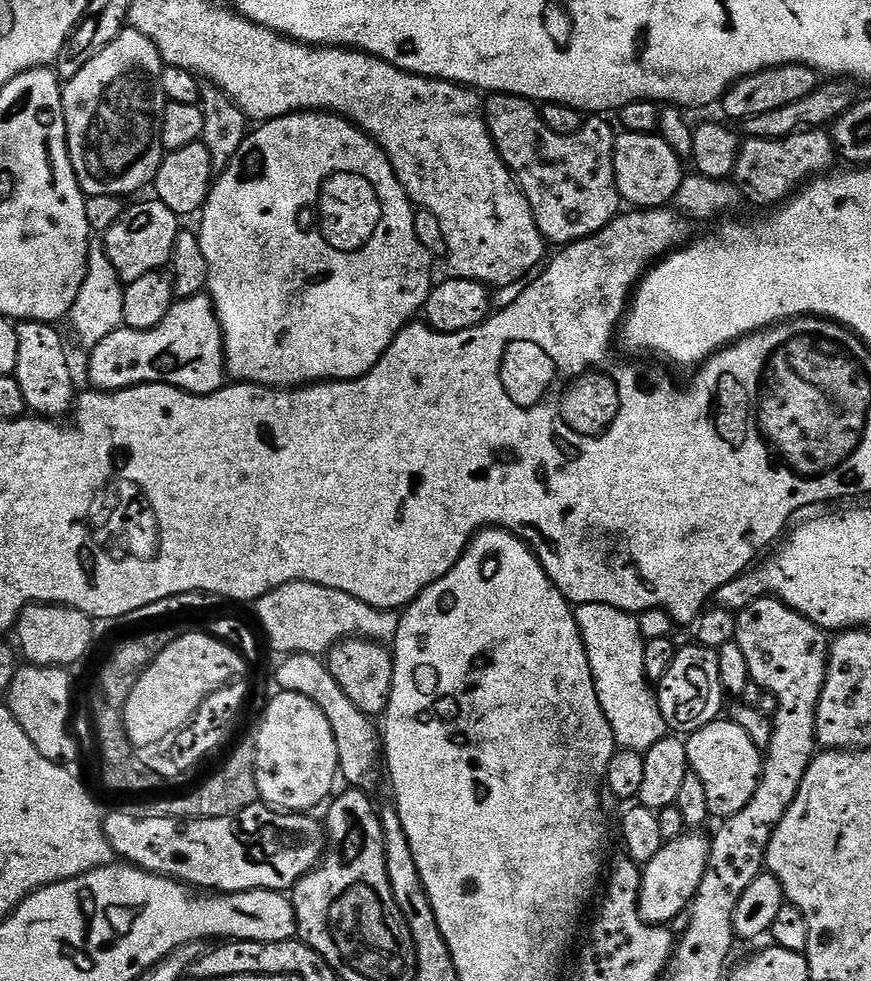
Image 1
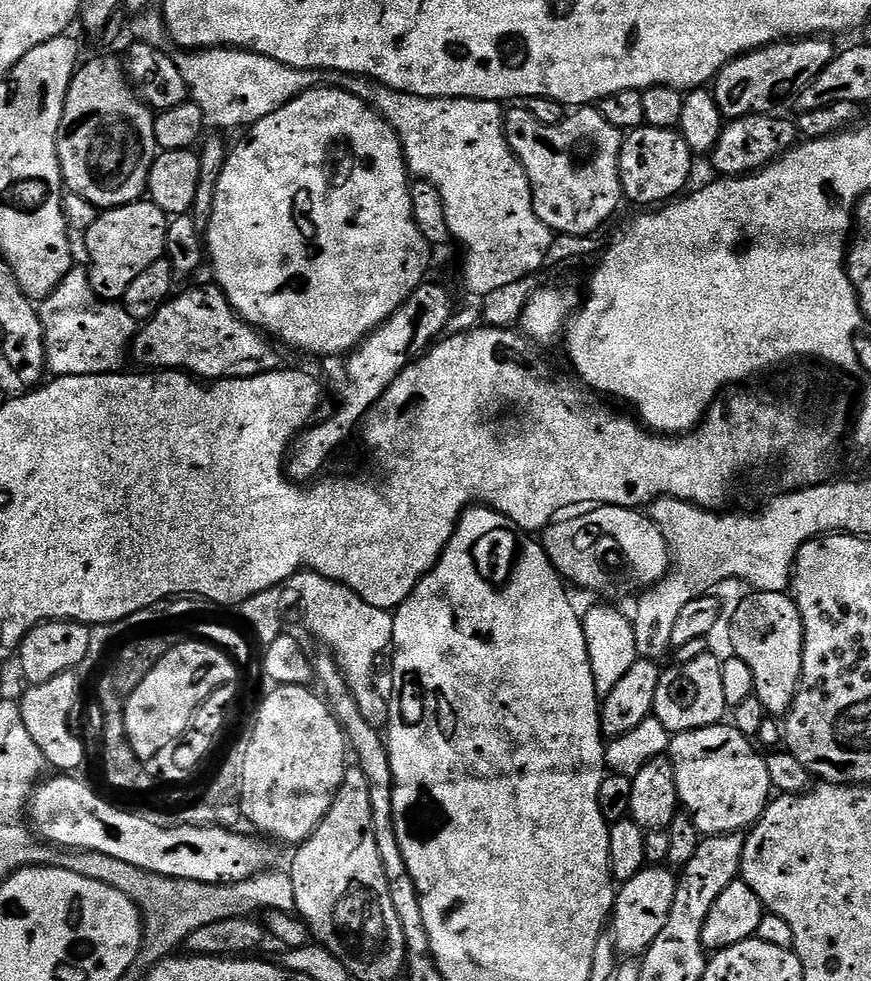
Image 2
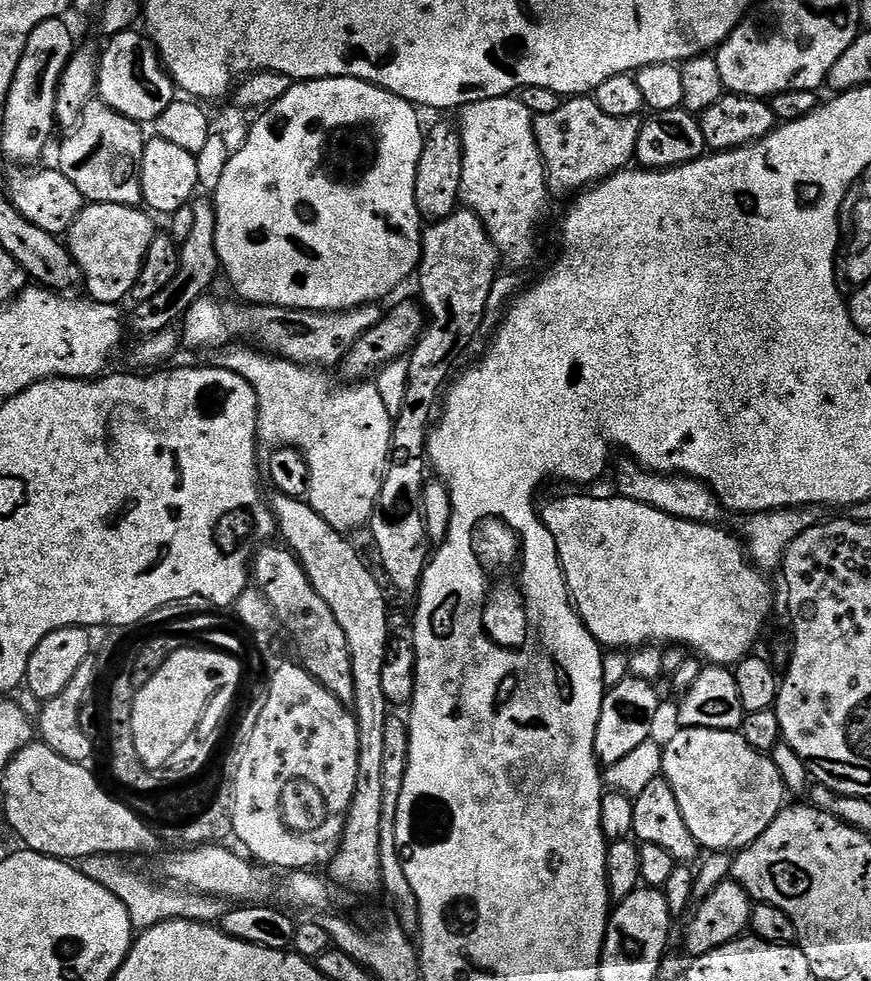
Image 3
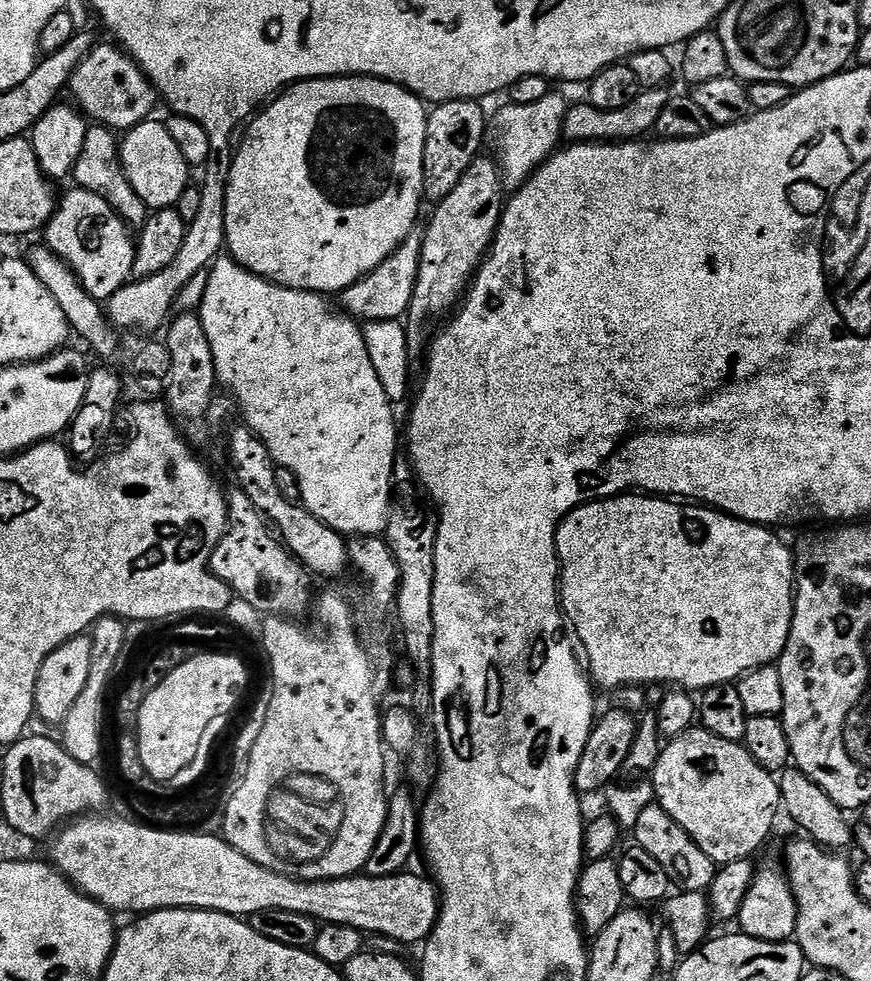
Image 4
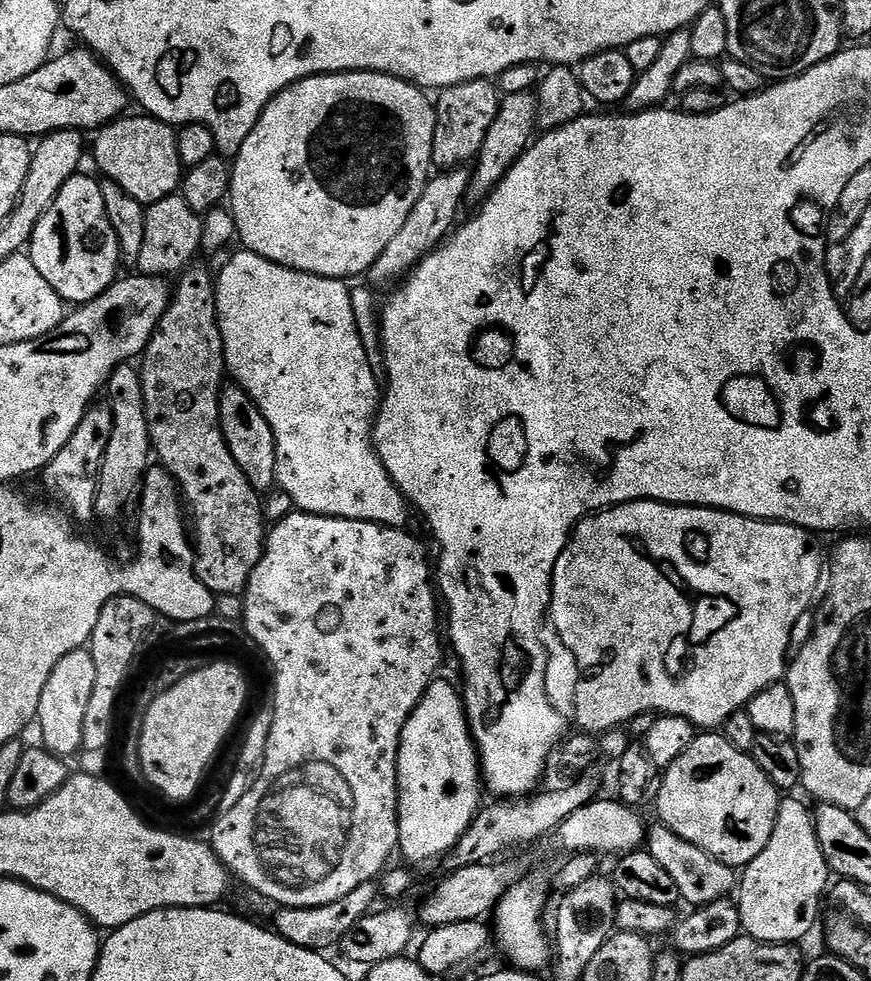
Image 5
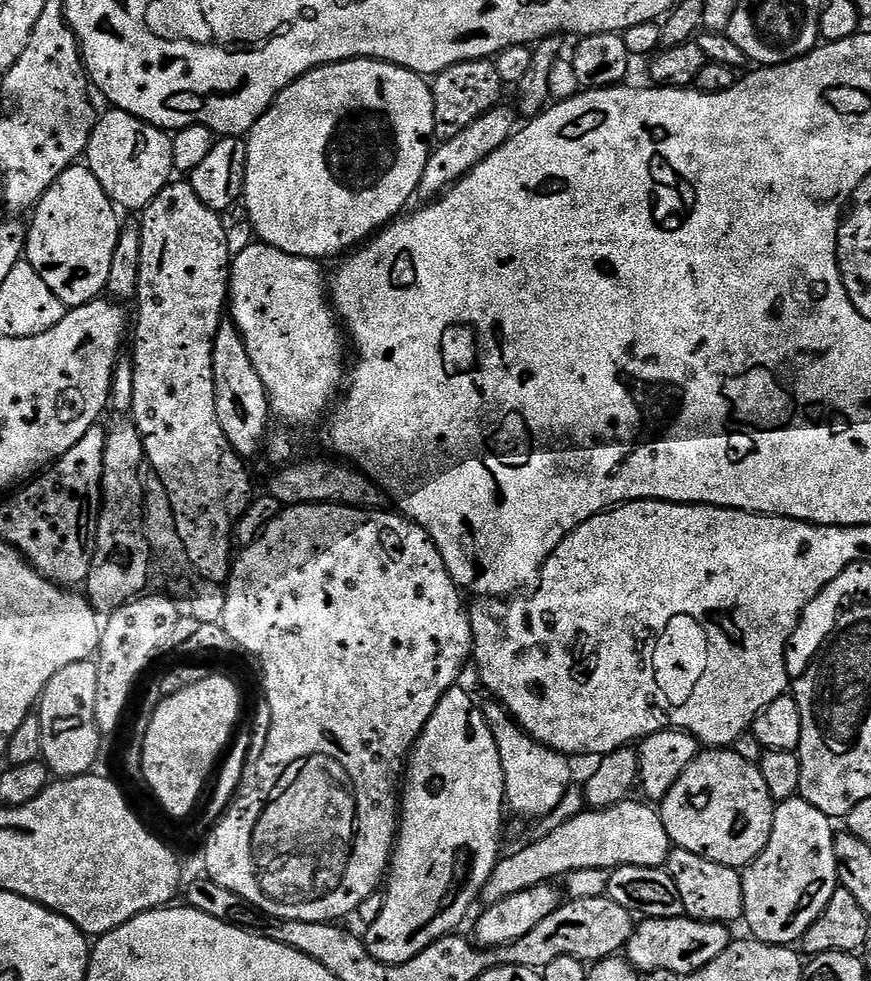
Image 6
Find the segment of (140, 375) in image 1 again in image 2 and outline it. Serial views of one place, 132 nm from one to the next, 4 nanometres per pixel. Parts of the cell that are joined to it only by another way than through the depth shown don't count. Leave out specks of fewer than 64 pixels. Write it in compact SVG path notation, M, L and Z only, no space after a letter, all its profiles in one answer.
M209 282L179 292L165 300L152 319L135 333L130 352L133 357L136 355L138 363L145 364L145 369L186 372L211 382L257 376L259 372L275 372L285 367L281 349L234 311L219 284Z

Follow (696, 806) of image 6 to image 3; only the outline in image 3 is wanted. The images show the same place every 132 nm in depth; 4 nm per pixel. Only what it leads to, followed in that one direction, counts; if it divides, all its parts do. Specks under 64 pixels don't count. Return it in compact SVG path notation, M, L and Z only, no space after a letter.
M680 728L669 738L668 744L663 745L663 749L663 779L668 781L670 790L674 790L674 798L678 798L678 810L682 810L686 826L690 826L690 834L694 834L701 849L709 853L732 854L753 844L785 807L786 789L782 774L778 774L778 766L774 766L771 755L751 748L739 731Z

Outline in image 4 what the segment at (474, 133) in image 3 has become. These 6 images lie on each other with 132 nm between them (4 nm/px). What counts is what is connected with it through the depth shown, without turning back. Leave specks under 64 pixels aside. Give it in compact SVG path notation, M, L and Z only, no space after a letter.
M552 90L537 104L505 104L505 108L496 116L496 148L500 151L498 163L502 169L504 183L509 189L515 190L525 184L536 173L537 168L545 164L553 152L561 147L564 119L570 107L570 100Z

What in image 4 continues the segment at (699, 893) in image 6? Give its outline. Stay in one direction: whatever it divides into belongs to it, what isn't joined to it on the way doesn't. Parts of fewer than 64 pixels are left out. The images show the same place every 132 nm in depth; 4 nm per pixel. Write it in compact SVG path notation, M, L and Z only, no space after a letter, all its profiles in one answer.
M654 802L646 806L646 810L642 810L634 835L636 835L635 847L652 855L661 864L662 870L666 870L666 874L680 892L707 893L711 889L718 866L692 841L690 834L686 834L686 830L682 830L682 826L678 826L678 822L674 822L670 814L666 814L666 810L659 802Z

